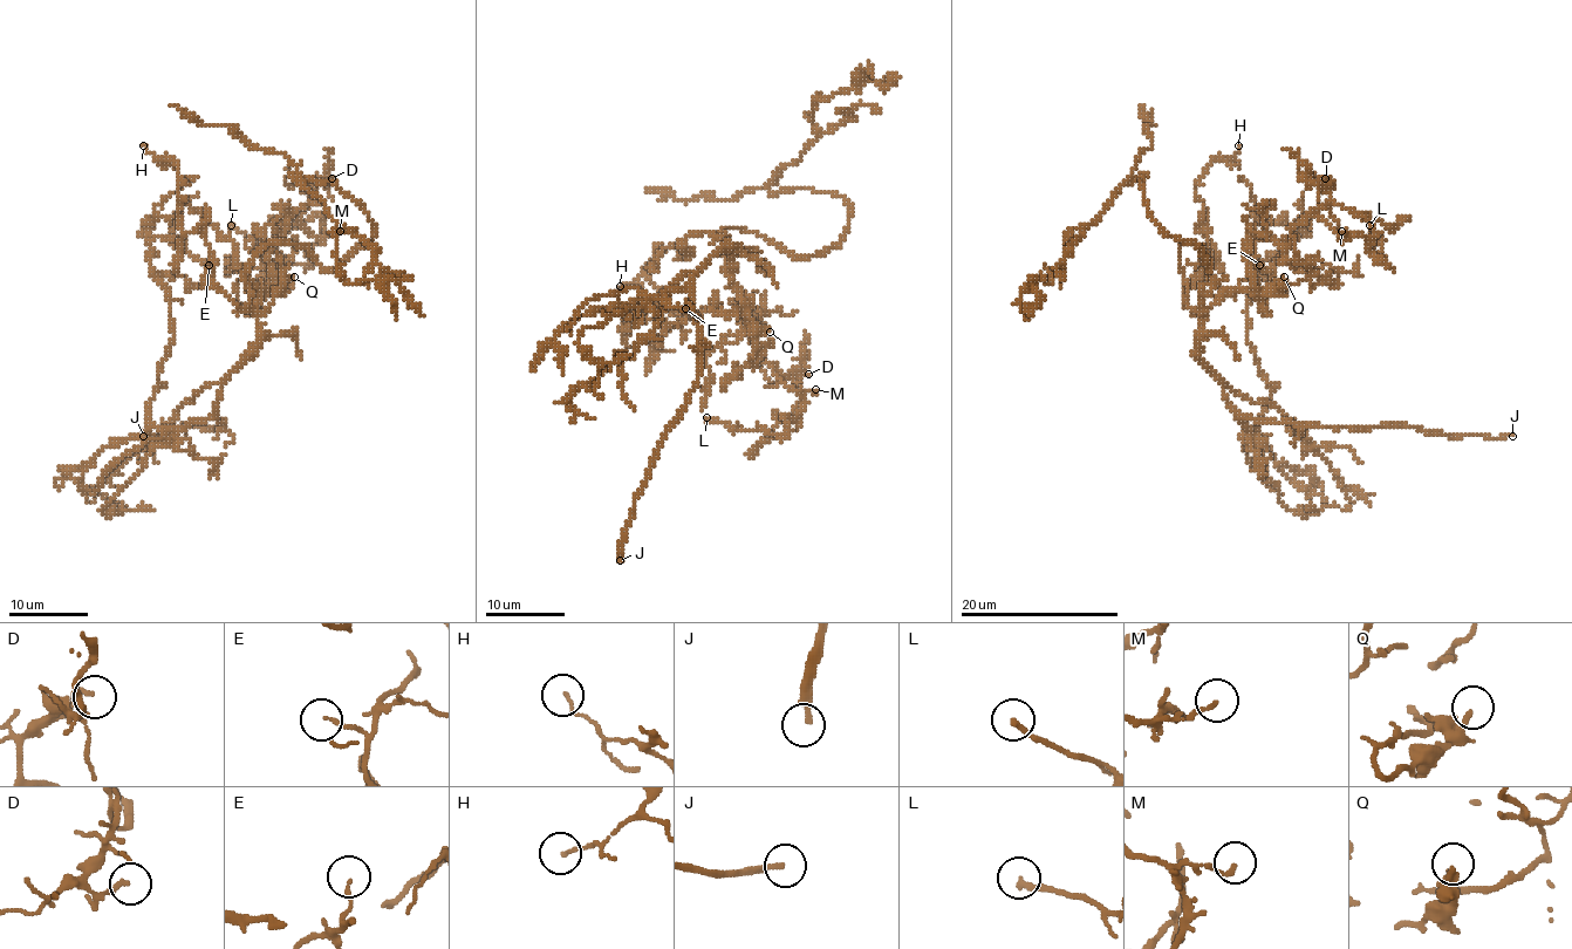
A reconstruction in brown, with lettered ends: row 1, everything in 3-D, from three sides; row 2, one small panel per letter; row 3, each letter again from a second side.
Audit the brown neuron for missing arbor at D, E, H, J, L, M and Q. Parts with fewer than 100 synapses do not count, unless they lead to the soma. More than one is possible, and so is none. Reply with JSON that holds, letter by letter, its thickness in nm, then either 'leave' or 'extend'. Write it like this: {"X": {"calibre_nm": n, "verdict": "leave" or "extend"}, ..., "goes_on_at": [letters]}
{"D": {"calibre_nm": 170, "verdict": "leave"}, "E": {"calibre_nm": 100, "verdict": "leave"}, "H": {"calibre_nm": 100, "verdict": "leave"}, "J": {"calibre_nm": 200, "verdict": "extend"}, "L": {"calibre_nm": 200, "verdict": "leave"}, "M": {"calibre_nm": 140, "verdict": "leave"}, "Q": {"calibre_nm": 220, "verdict": "extend"}, "goes_on_at": ["J", "Q"]}

